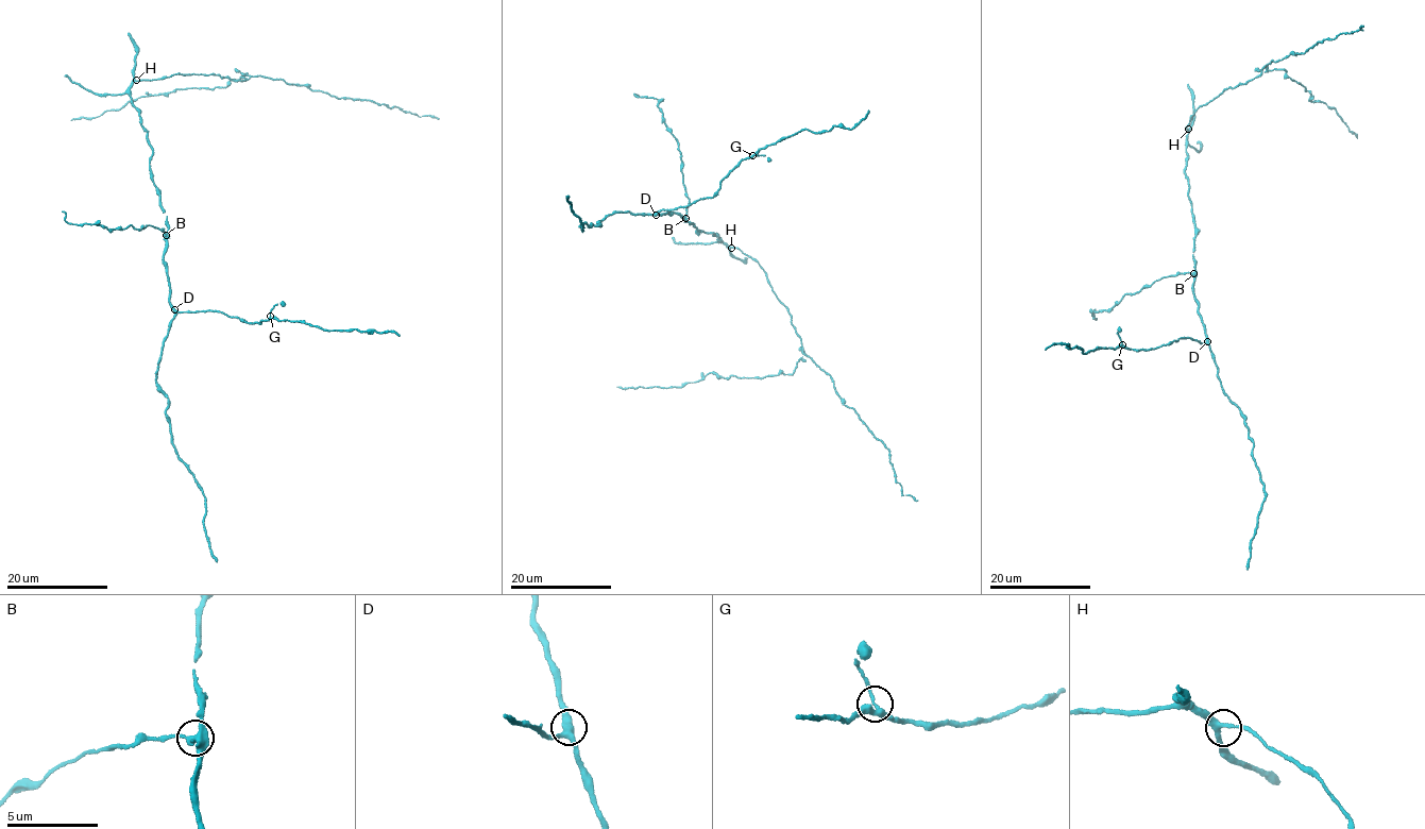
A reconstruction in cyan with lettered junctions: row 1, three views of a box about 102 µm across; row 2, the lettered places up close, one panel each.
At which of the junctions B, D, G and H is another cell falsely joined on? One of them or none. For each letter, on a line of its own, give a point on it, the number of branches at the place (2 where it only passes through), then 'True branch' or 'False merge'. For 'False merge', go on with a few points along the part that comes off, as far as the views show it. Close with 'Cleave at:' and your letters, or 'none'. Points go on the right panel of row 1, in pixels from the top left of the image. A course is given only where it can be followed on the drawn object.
B: Place: (1193, 273). Branches: 3. False merge. Course of the part to remove: (1193, 273), (1161, 276), (1124, 294), (1112, 308), (1092, 313), (1097, 320), (1095, 309)
D: Place: (1207, 341). Branches: 3. True branch
G: Place: (1122, 344). Branches: 3. True branch
H: Place: (1188, 129). Branches: 3. True branch
Cleave at: B

